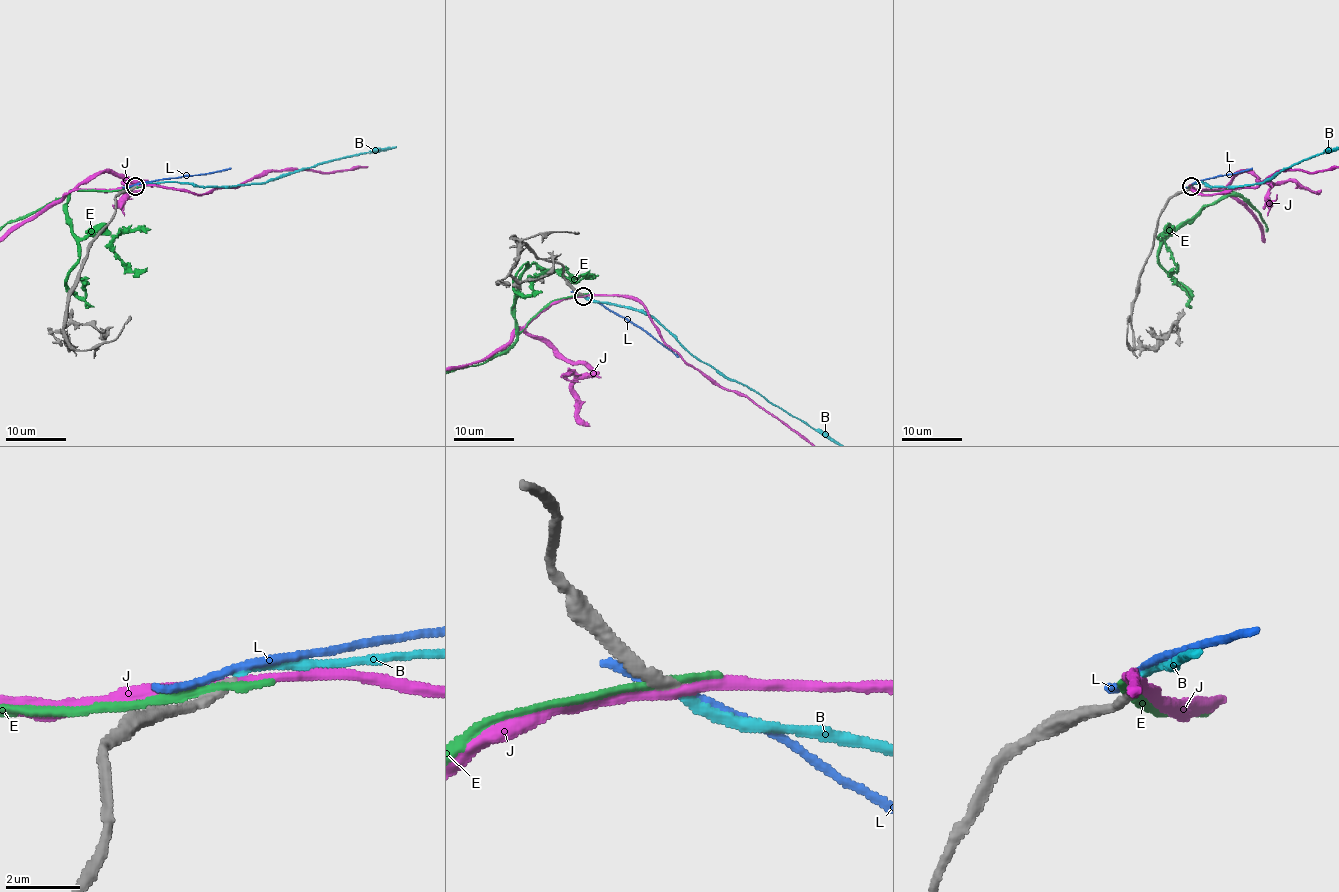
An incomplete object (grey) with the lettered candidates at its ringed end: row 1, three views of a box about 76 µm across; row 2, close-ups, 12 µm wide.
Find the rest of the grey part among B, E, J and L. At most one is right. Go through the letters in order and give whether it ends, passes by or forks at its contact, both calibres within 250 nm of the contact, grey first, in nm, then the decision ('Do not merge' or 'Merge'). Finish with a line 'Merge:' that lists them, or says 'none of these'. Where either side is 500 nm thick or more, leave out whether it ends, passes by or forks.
B: It ends there. Thickness 240 nm (grey) against 220 nm. Merge
E: It passes by. Thickness 320 nm (grey) against 200 nm. Do not merge
J: It passes by. Thickness 300 nm (grey) against 240 nm. Do not merge
L: It passes by. Thickness 280 nm (grey) against 200 nm. Do not merge
Merge: B

